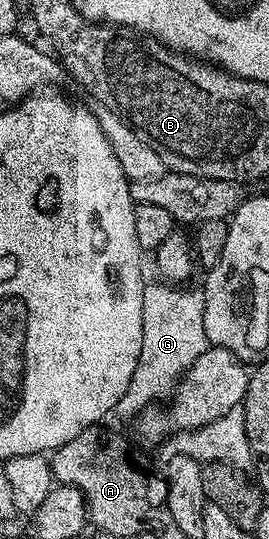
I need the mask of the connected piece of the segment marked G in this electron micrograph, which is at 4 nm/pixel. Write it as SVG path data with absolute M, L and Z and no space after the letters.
M157 280L152 286L144 285L141 356L137 356L137 368L133 368L133 380L129 380L125 396L115 405L116 415L131 420L152 404L166 399L179 385L184 372L209 349L202 289L181 289L185 288L174 288Z

